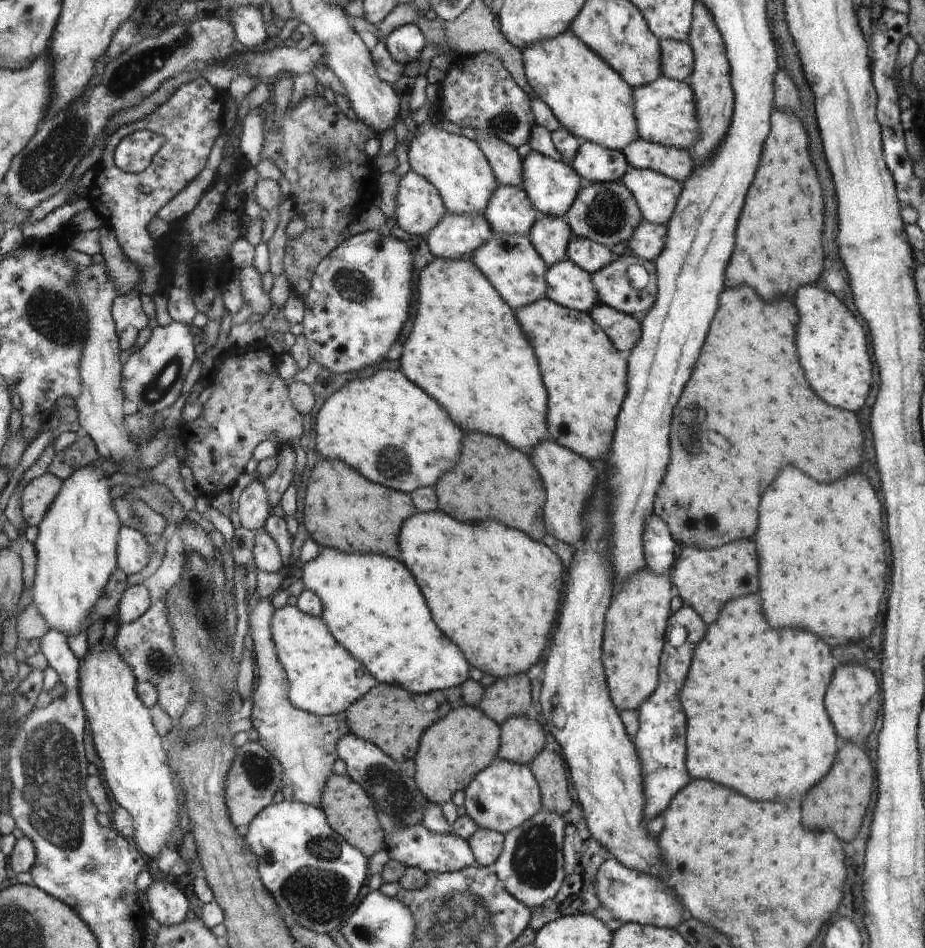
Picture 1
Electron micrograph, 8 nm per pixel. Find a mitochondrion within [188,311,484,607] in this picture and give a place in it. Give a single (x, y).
(395, 466)

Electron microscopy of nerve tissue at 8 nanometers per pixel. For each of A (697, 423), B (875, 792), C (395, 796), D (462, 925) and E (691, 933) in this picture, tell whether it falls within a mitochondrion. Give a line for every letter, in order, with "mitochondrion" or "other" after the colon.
A: mitochondrion
B: other
C: mitochondrion
D: mitochondrion
E: other

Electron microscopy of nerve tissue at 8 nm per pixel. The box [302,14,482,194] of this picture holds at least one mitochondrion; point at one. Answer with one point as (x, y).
(321, 156)

